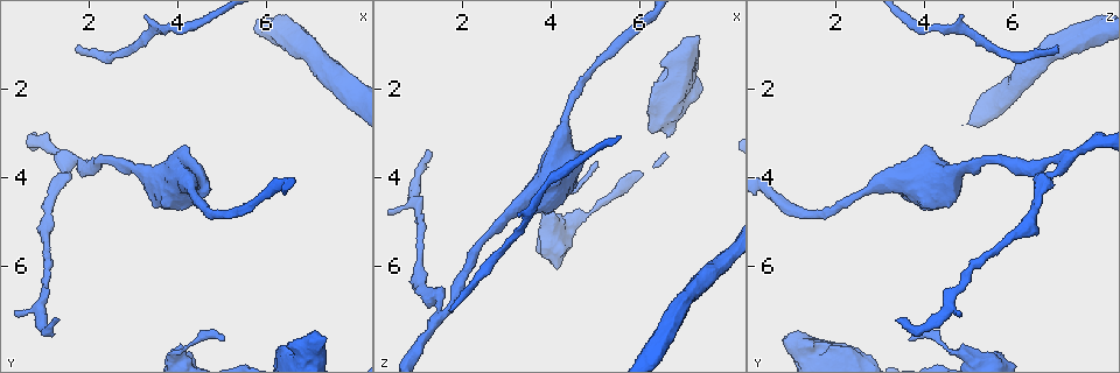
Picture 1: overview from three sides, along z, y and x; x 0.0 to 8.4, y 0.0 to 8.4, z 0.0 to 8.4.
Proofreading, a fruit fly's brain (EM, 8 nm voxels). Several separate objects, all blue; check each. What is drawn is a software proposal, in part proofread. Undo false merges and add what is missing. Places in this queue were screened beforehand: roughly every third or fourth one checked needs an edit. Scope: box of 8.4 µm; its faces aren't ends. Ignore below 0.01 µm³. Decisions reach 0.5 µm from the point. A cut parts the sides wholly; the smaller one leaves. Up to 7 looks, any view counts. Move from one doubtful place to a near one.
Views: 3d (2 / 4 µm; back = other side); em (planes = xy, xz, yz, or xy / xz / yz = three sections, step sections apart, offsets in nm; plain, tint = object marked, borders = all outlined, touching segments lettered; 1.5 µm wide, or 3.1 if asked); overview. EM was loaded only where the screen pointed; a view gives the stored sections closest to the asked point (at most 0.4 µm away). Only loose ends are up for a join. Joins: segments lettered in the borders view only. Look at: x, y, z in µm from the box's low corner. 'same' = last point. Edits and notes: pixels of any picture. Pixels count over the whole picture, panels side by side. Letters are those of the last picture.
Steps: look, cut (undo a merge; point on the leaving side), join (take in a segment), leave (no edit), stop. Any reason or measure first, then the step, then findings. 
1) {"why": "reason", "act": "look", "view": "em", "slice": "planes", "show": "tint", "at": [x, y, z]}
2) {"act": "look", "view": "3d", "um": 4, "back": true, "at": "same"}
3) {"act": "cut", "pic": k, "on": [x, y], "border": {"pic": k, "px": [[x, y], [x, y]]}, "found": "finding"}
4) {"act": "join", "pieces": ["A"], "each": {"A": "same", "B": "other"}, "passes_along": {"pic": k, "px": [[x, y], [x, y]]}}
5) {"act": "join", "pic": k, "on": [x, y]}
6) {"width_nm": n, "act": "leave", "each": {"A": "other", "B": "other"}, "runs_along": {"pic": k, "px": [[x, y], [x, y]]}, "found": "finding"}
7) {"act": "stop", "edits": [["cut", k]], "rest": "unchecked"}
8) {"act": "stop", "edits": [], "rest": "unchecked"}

{"why": "three-way junction", "act": "look", "view": "em", "slice": "planes", "show": "borders", "at": [1.55, 3.65, 7.15]}

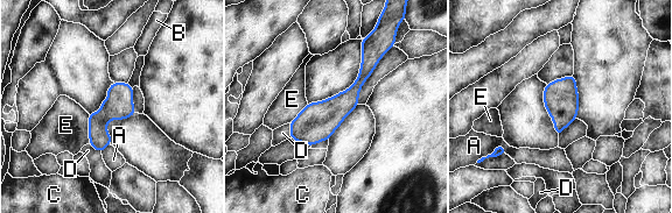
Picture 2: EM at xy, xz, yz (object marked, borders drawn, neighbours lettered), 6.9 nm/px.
{"width_nm": 190, "act": "leave", "each": {"A": "other", "B": "other", "C": "other", "D": "other", "E": "other"}, "runs_along": {"pic": 2, "px": [[369, 58], [355, 89], [293, 135]]}, "found": "one cell here"}

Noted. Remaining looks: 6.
{"why": "long arm stops here", "act": "look", "view": "em", "slice": "planes", "show": "borders", "at": [1.65, 1.10, 7.00]}

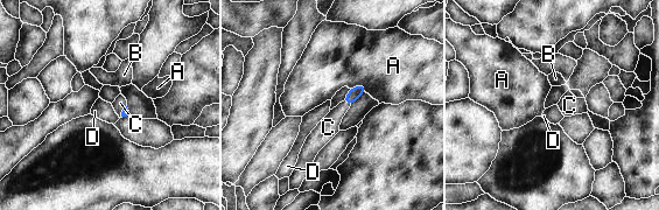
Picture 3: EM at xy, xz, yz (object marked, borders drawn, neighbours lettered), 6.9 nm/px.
{"act": "join", "pieces": ["C"], "each": {"A": "other", "B": "other", "C": "same", "D": "other"}, "passes_along": {"pic": 3, "px": [[357, 91], [346, 102], [328, 127]]}, "found": "it goes on there"}

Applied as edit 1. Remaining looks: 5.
{"act": "look", "view": "overview"}

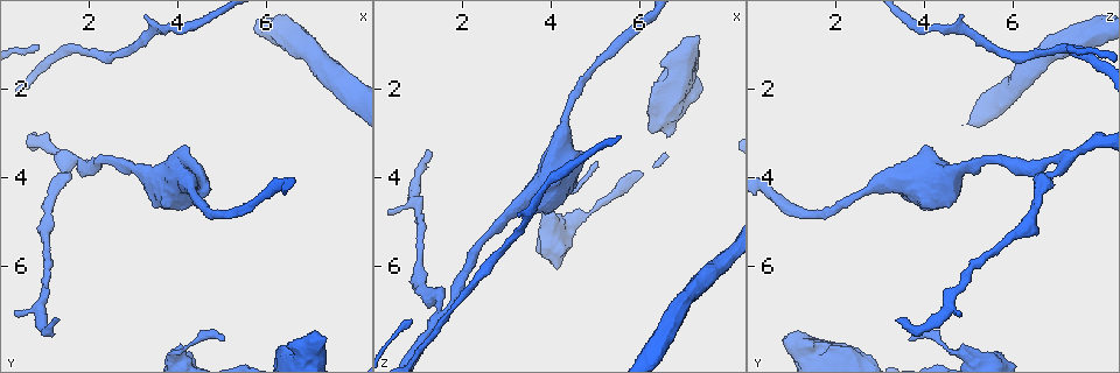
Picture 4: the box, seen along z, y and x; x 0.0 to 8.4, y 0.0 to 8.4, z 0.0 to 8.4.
{"act": "look", "view": "3d", "um": 4, "at": [3.95, 8.00, 4.85]}

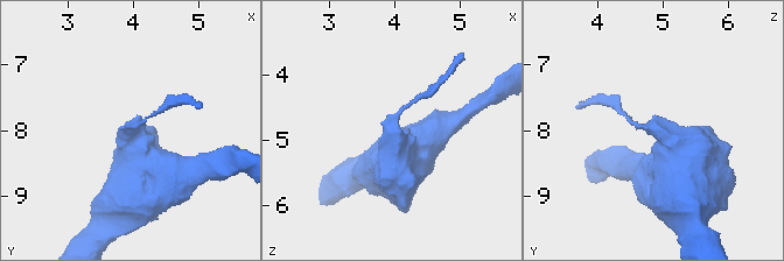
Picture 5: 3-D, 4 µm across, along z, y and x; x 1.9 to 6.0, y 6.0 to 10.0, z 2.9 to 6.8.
{"arms": 3, "why": "shape alone is not enough", "act": "look", "view": "em", "slice": "xz", "step": 8, "show": "tint", "at": [3.95, 7.95, 4.90]}

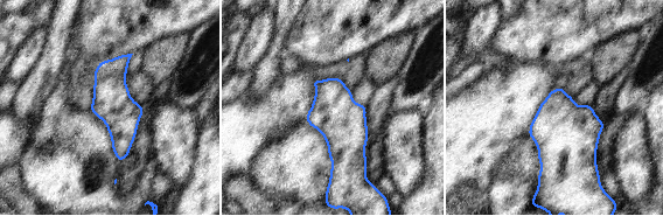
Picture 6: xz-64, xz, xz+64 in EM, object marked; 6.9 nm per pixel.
{"act": "look", "view": "em", "slice": "planes", "show": "borders", "at": "same"}

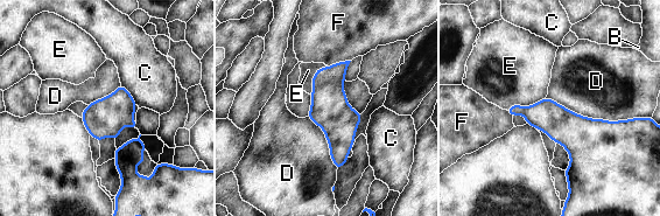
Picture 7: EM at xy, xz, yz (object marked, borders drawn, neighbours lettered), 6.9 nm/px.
{"width_nm": 240, "act": "leave", "each": {"B": "other", "C": "other", "D": "other", "E": "other", "F": "other"}, "found": "all the same cell"}

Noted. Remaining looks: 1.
{"act": "stop", "edits": [["join", 3]], "rest": "unchecked"}

